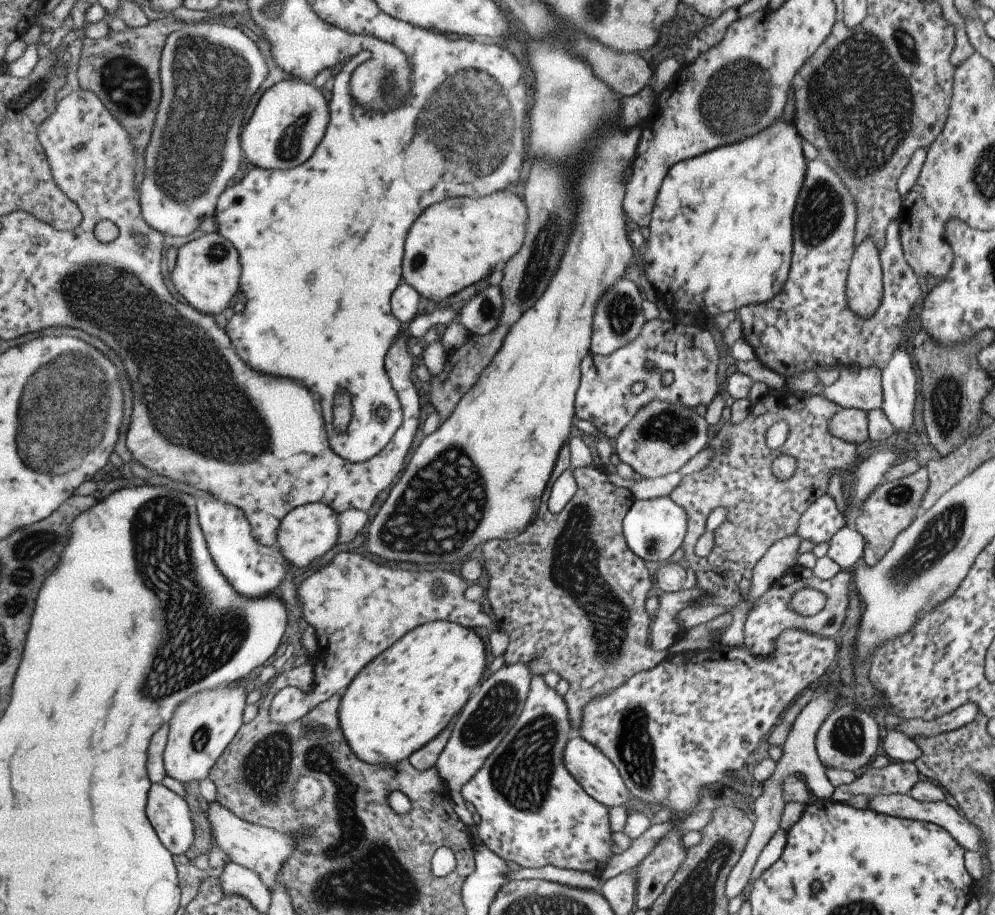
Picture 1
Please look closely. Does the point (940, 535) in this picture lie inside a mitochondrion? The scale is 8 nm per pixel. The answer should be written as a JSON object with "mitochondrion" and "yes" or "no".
{"mitochondrion":"yes"}

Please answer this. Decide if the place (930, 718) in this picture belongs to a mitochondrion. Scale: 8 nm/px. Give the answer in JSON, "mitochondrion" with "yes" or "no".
{"mitochondrion":"no"}

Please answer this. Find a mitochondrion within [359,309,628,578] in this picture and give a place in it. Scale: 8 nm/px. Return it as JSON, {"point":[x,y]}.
{"point":[445,501]}

